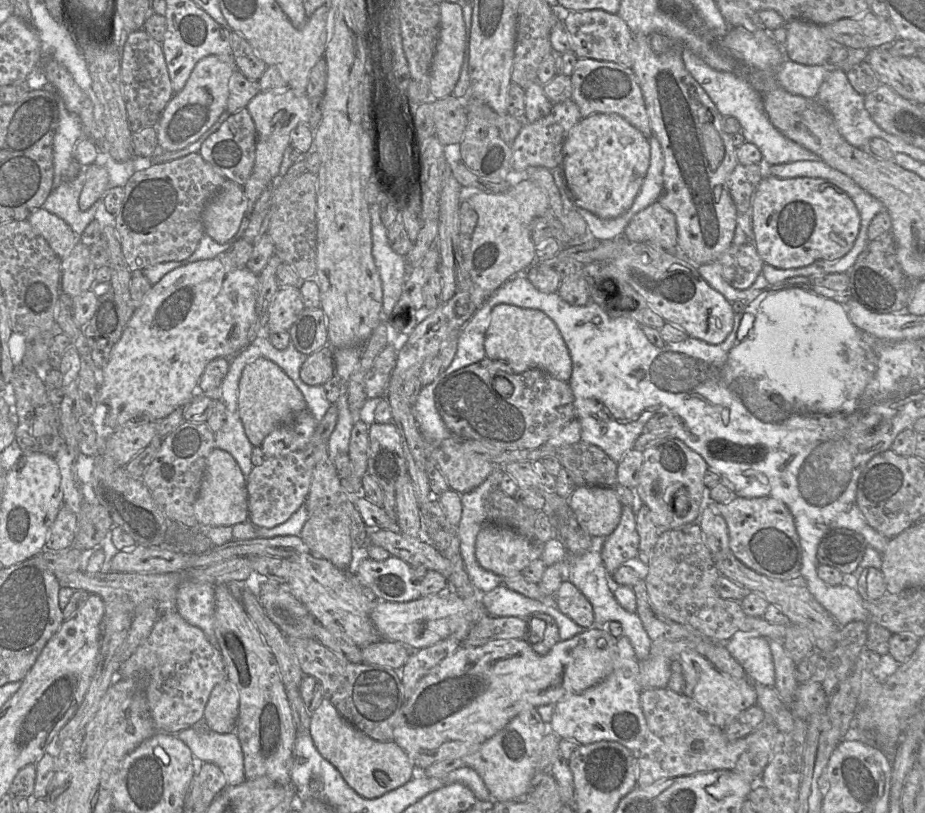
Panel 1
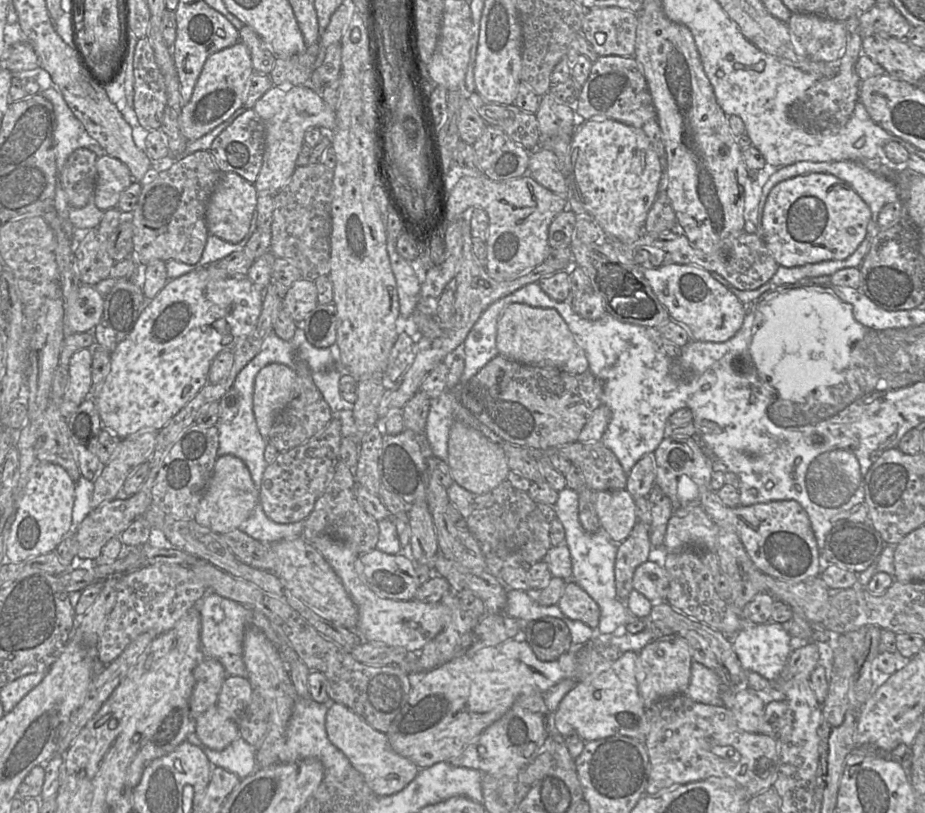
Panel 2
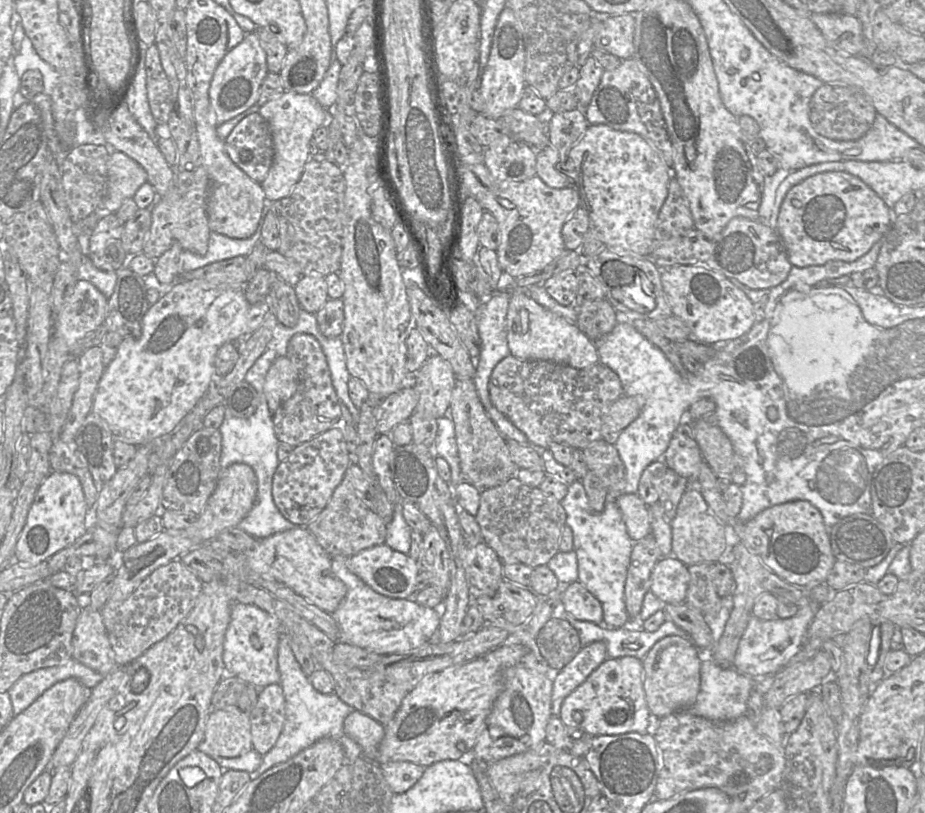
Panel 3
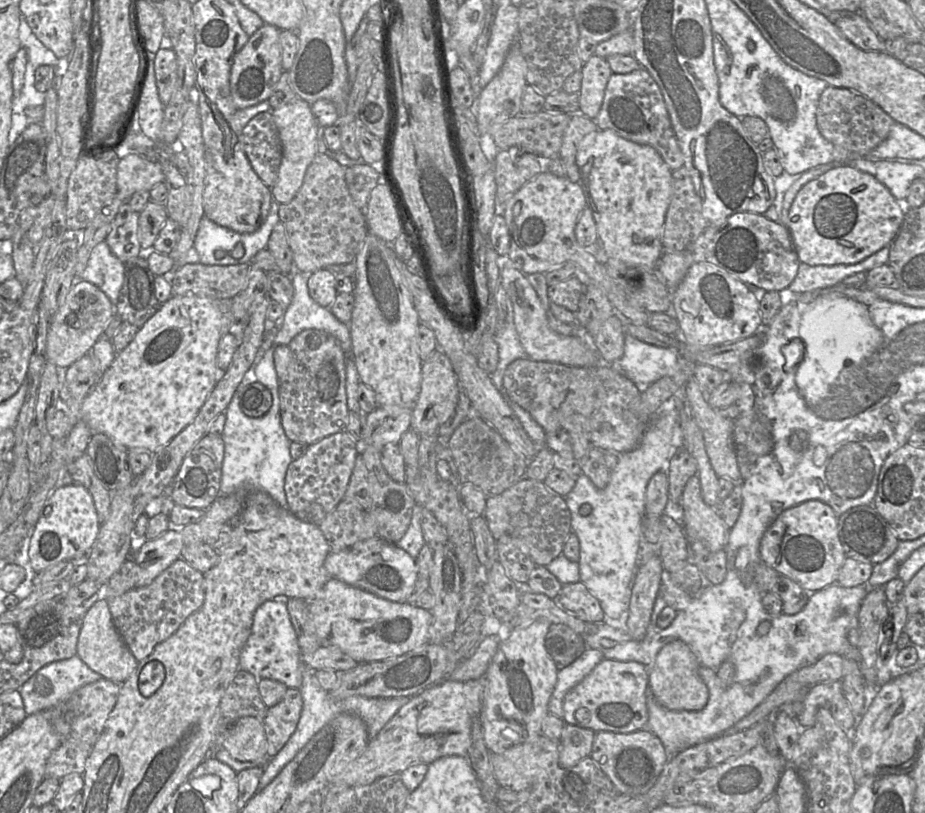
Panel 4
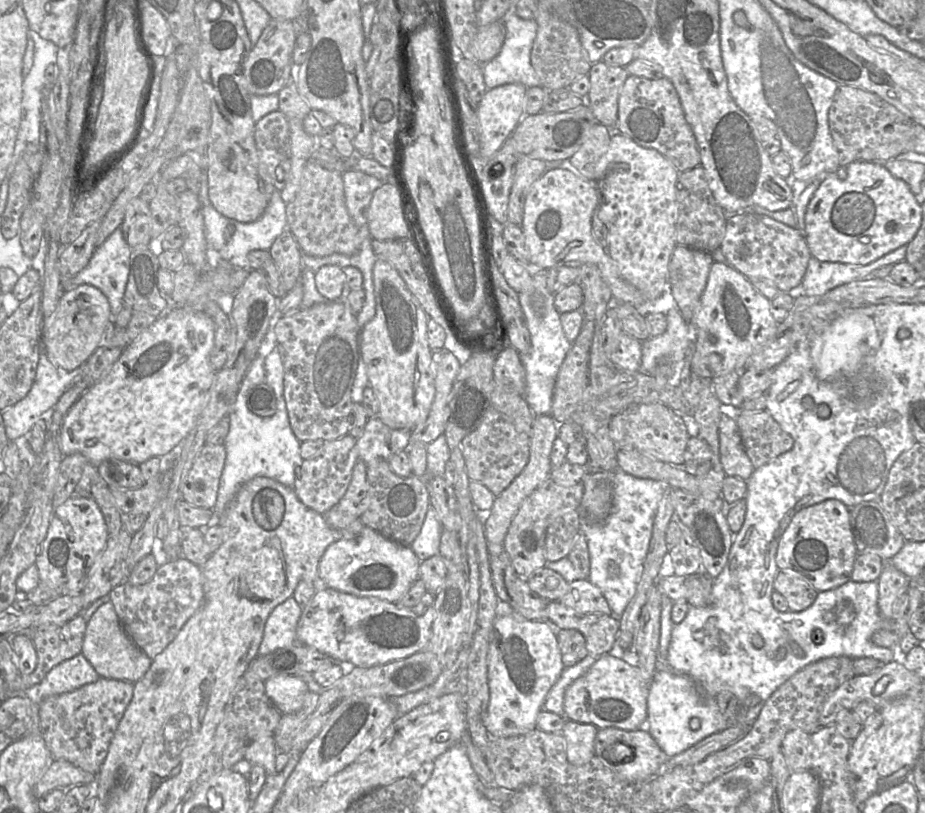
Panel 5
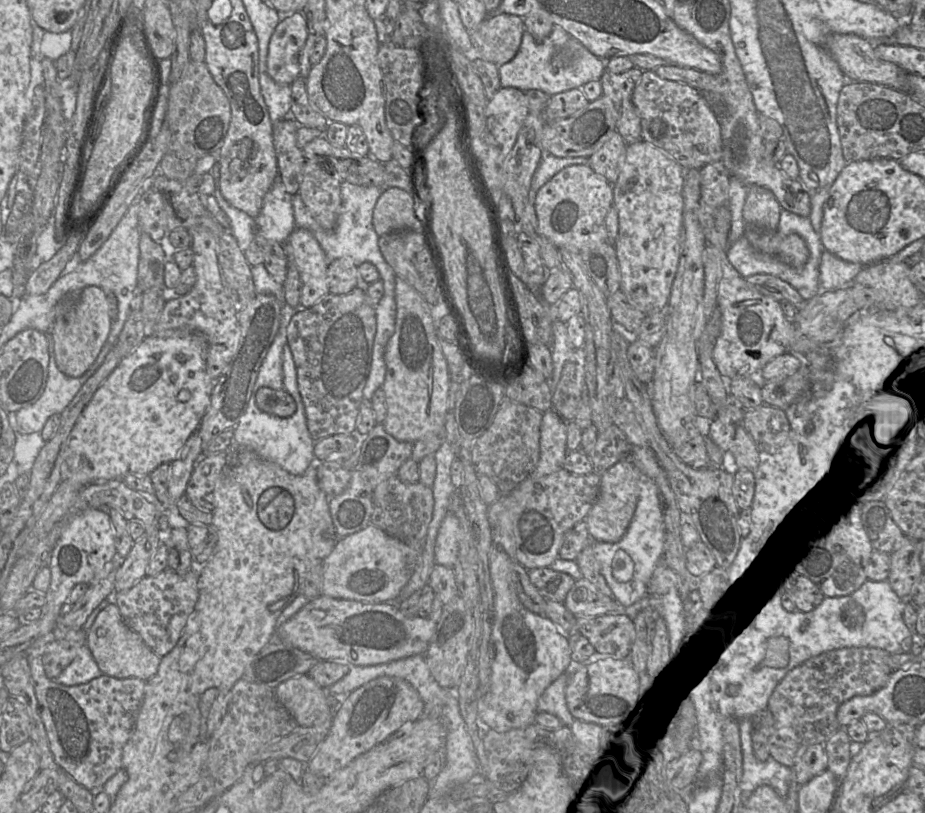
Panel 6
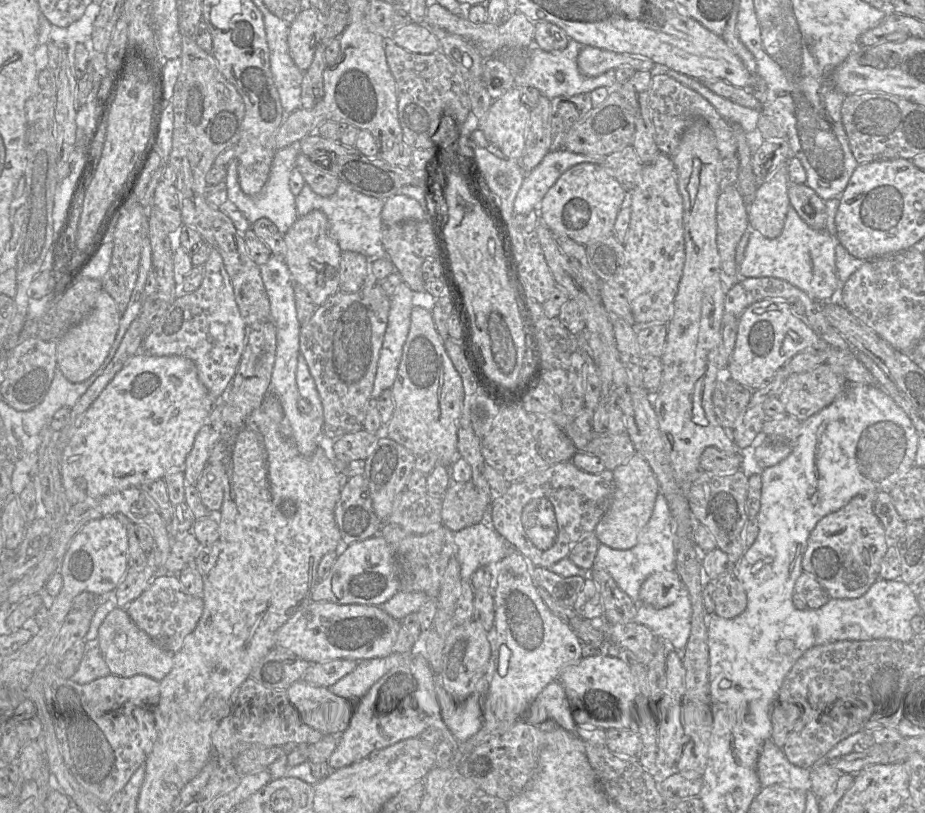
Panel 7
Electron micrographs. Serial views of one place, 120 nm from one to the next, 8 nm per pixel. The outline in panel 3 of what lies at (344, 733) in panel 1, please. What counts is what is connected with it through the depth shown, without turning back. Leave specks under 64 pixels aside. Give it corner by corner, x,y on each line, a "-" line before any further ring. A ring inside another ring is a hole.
353,710
344,720
344,733
362,749
362,755
376,761
379,745
385,735
384,726
370,716
-
409,761
379,764
385,781
394,794
409,790
423,775
425,767

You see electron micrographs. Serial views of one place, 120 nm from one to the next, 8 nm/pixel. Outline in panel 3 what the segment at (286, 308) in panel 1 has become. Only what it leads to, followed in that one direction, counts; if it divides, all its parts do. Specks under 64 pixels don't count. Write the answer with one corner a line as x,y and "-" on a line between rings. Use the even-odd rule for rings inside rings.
322,275
303,276
294,289
300,308
312,314
329,300
327,283

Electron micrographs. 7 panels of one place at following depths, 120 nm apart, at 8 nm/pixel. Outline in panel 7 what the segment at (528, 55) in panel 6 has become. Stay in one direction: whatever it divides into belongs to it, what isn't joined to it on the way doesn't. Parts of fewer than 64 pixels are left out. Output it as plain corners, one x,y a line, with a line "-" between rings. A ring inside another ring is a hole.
570,39
567,47
561,51
544,51
533,46
527,65
522,71
515,73
515,87
533,86
549,99
557,96
571,97
581,93
590,93
598,87
616,88
615,70
609,70
596,77
582,74
577,59
584,47
573,39

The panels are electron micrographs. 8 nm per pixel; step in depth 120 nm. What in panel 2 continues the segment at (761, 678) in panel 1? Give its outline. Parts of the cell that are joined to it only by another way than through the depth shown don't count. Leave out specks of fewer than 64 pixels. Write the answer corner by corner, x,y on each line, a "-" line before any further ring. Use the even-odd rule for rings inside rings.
744,620
744,626
732,637
731,641
742,667
746,671
759,674
770,682
779,678
793,649
792,637
785,625
773,621
755,624

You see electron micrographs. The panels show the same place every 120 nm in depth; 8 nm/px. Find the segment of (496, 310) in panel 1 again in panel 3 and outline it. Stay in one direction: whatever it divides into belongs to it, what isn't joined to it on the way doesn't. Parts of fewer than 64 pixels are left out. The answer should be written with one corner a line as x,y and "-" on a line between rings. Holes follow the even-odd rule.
511,289
505,328
510,355
518,359
549,361
576,369
584,369
599,362
594,341
578,326
535,302
522,289

